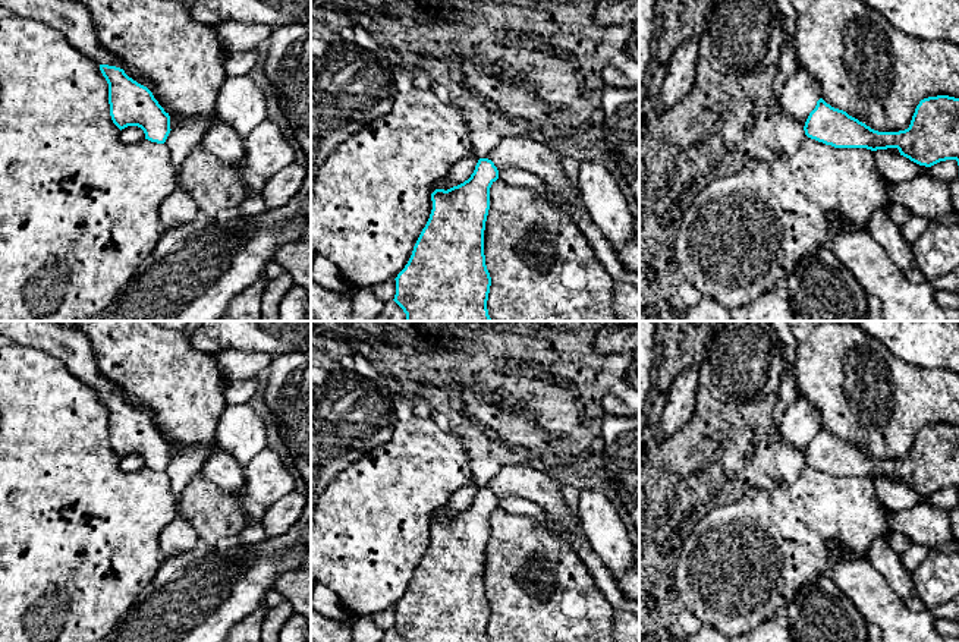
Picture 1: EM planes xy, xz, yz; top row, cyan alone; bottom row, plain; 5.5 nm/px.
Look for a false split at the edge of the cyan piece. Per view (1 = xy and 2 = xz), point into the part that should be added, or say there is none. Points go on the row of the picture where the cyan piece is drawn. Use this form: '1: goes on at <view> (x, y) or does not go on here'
1: does not go on here
2: does not go on here

